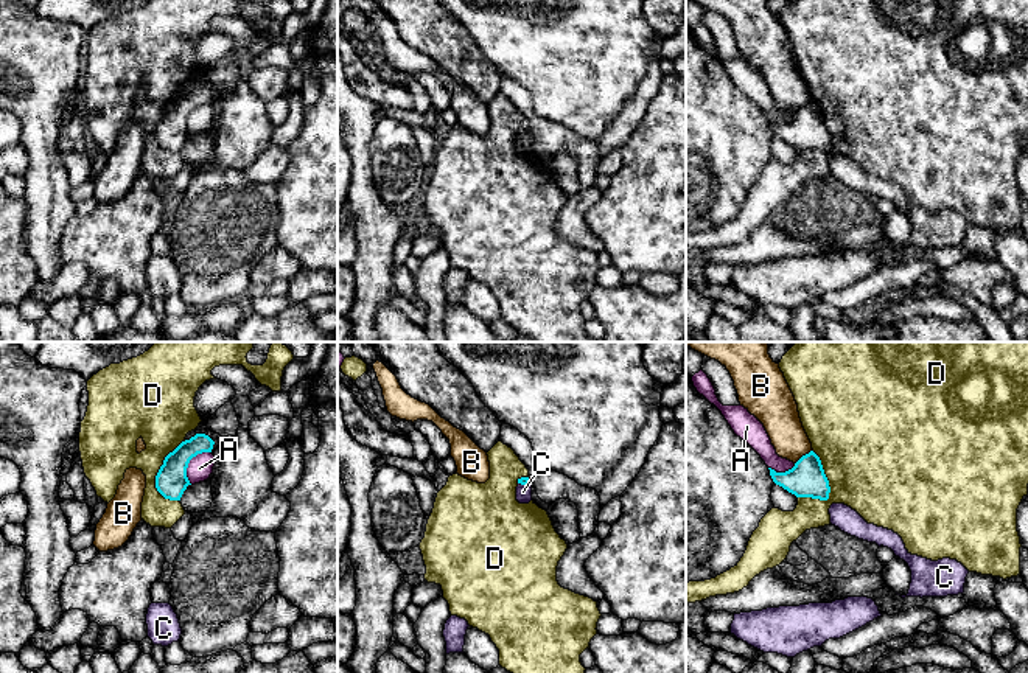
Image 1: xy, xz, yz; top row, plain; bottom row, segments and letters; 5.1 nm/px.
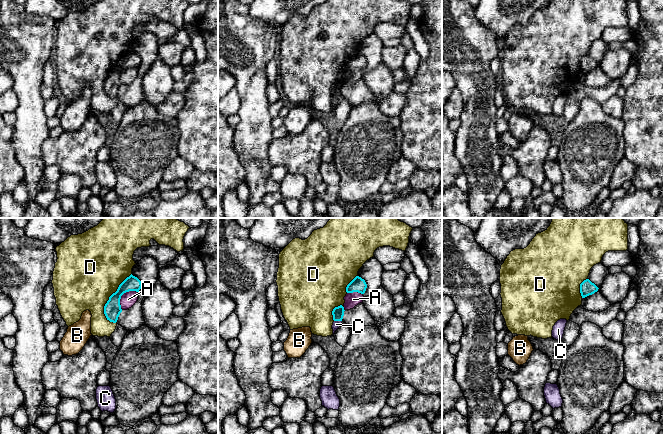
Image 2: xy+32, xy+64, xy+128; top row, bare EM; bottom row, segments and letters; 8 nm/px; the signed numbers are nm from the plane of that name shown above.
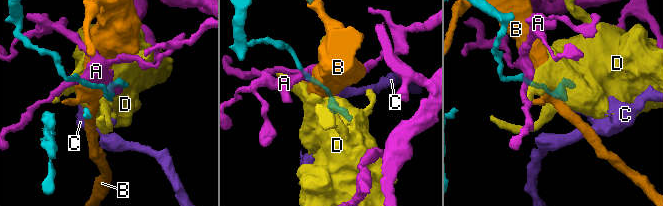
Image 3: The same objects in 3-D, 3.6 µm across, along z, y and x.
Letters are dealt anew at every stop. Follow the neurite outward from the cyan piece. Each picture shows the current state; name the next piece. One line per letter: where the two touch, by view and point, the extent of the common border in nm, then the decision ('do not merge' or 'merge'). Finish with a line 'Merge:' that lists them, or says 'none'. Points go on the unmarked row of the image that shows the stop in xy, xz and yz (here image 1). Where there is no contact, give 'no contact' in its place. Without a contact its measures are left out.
A: contact xy (188, 114); length 200 nm; do not merge
B: contact yz (803, 108); length 120 nm; do not merge
C: contact xz (524, 135); length 70 nm; do not merge
D: contact yz (825, 128); length 280 nm; do not merge
Merge: none

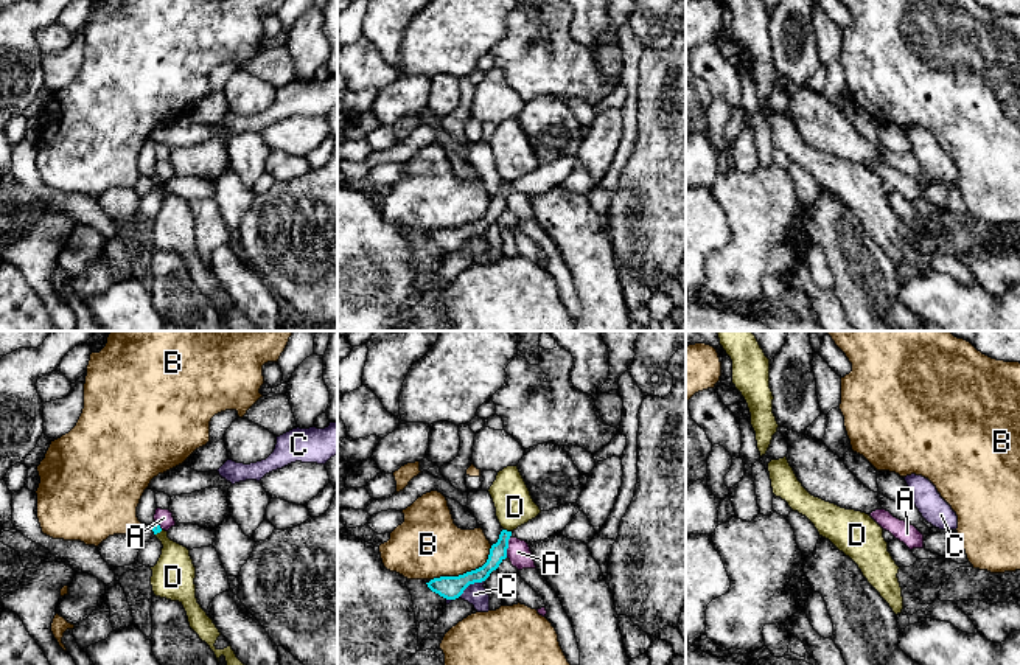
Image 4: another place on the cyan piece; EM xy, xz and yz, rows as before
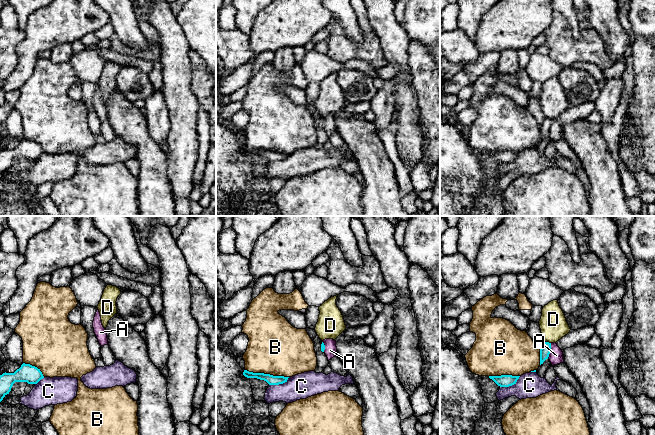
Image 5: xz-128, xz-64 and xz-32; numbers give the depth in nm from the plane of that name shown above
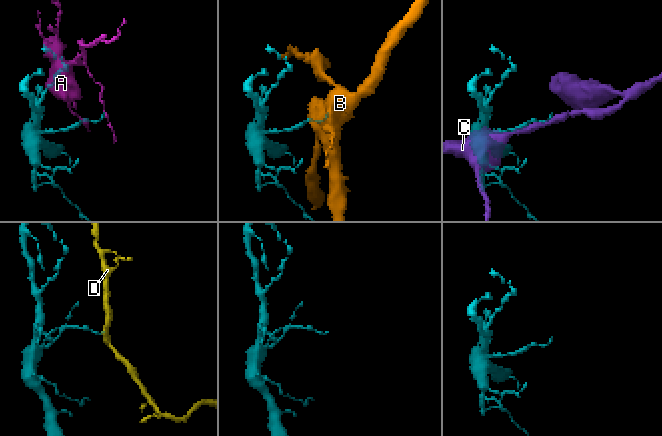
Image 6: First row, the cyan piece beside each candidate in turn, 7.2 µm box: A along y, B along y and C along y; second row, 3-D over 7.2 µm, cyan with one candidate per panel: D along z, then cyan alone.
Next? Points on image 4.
A: contact xz (507, 199); length 110 nm; do not merge
B: contact xz (467, 224); length 360 nm; do not merge
C: contact xz (470, 235); length 170 nm; do not merge
D: contact xz (506, 182); length 40 nm; do not merge
Merge: none

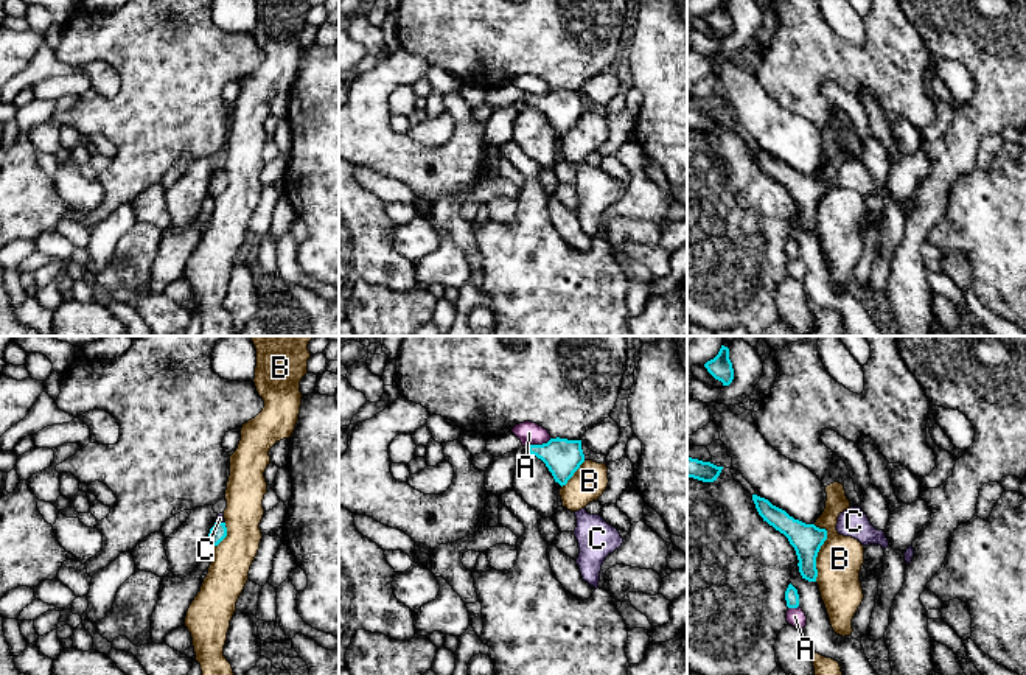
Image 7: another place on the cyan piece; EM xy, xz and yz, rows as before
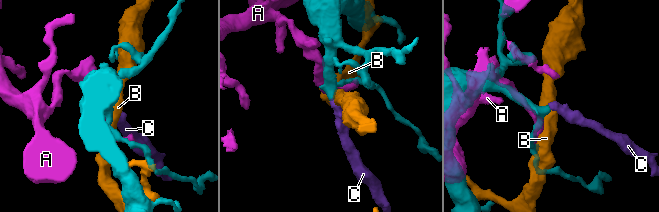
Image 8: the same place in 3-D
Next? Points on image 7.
A: contact xz (538, 97); length 140 nm; do not merge
B: contact yz (820, 199); length 300 nm; do not merge
C: contact xy (221, 174); length 50 nm; merge
Merge: C

